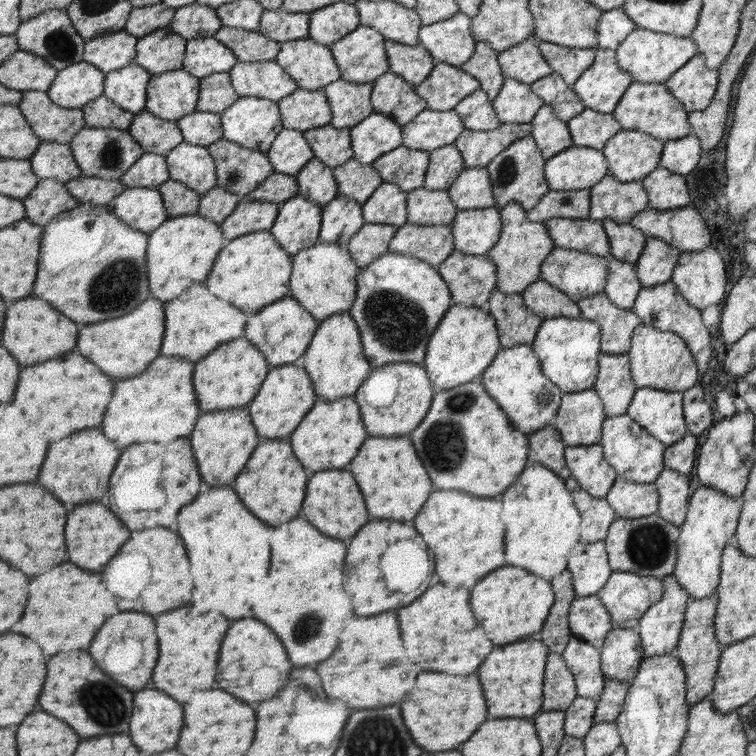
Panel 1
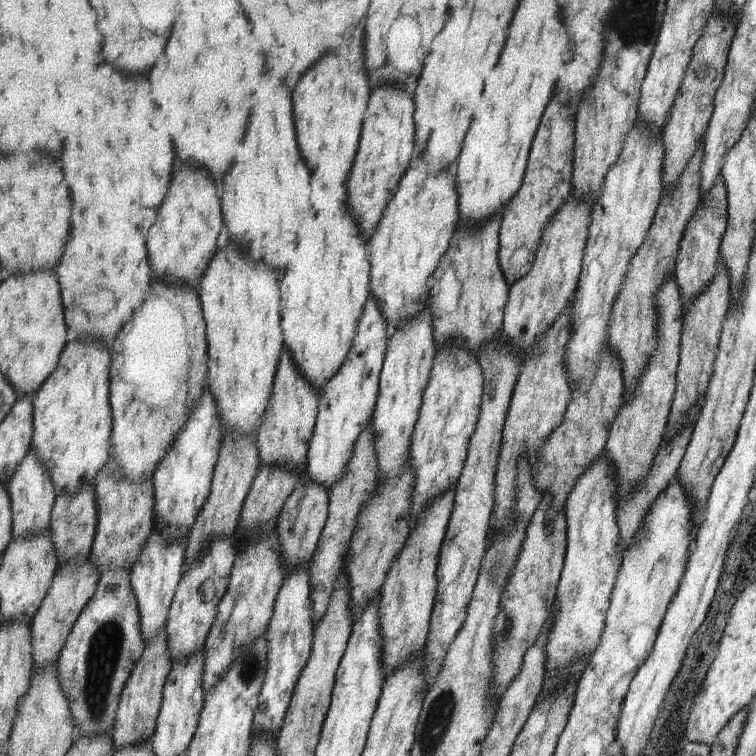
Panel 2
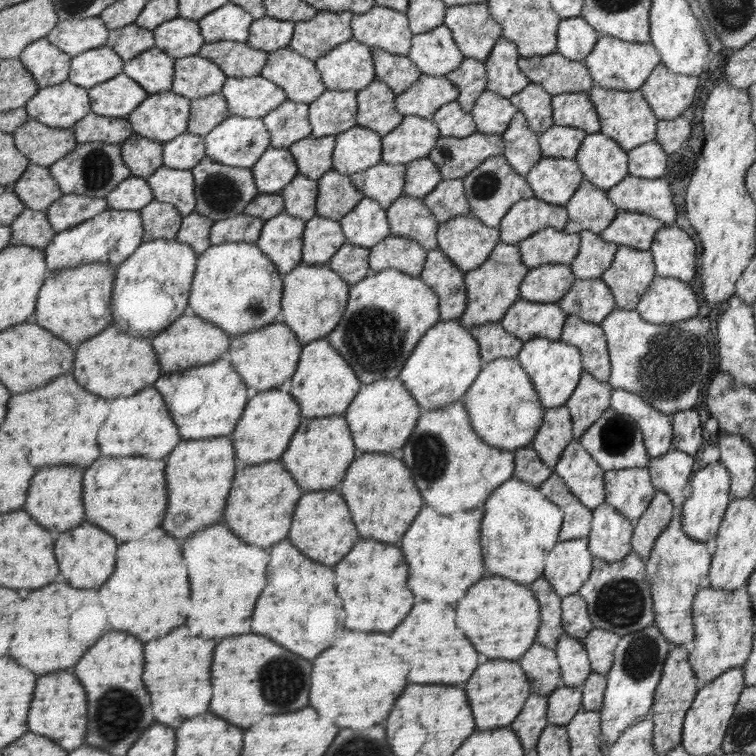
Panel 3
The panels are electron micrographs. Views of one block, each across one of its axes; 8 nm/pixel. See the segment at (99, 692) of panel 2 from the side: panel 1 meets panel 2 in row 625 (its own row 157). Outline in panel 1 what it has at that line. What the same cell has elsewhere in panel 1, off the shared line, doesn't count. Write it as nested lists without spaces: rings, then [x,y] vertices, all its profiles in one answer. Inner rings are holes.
[[[85,127],[77,133],[70,142],[73,155],[83,170],[83,174],[89,177],[104,179],[120,179],[137,161],[145,149],[140,142],[128,131],[128,129]]]

